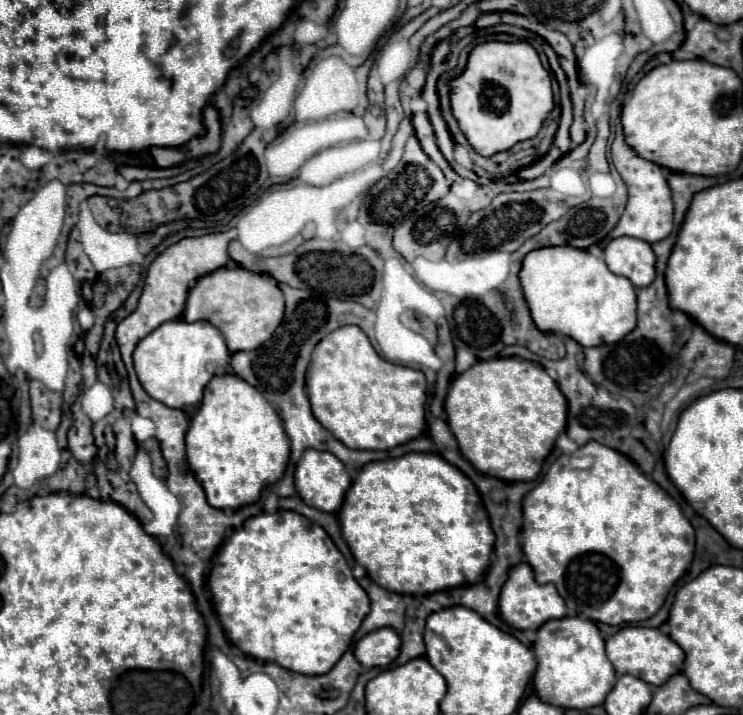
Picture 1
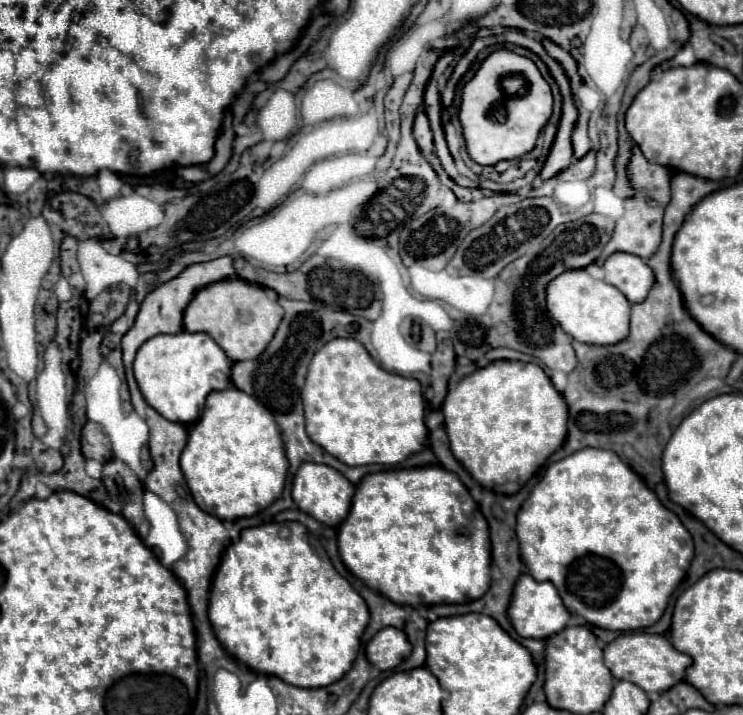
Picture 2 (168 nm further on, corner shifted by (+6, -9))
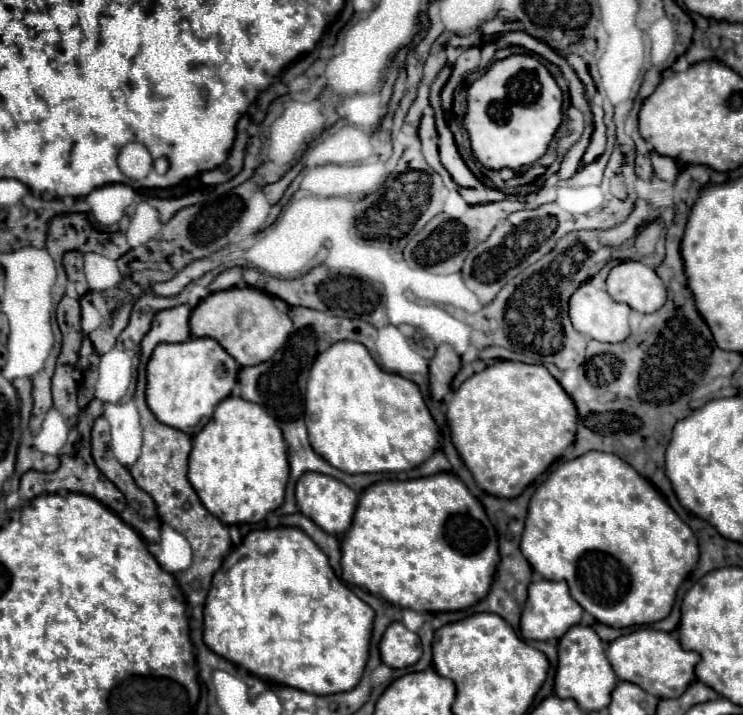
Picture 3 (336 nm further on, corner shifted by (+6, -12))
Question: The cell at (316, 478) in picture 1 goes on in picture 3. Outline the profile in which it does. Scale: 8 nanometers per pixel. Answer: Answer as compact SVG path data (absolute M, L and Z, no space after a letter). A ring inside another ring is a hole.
M305 472L299 480L297 480L297 488L295 488L295 498L297 498L297 506L299 510L311 518L319 528L323 528L329 534L343 534L347 532L347 528L351 526L353 520L353 512L355 512L355 504L357 504L357 494L345 486L343 482L327 476L327 474L319 474L319 472Z

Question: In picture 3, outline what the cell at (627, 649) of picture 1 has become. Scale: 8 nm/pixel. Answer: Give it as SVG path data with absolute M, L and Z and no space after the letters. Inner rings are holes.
M641 628L631 634L619 636L607 648L607 658L617 674L617 678L627 680L643 688L657 698L675 698L685 692L685 688L695 680L695 664L699 662L697 652L687 652L681 648L679 640L661 630Z

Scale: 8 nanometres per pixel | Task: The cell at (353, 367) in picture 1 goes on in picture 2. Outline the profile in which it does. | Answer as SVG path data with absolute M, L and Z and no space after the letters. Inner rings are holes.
M335 339L319 349L319 353L315 353L315 357L311 359L301 397L307 435L311 437L311 441L327 449L327 453L339 457L339 461L347 465L393 465L405 461L409 455L419 453L425 447L429 431L425 427L425 403L419 381L413 377L401 377L383 371L371 359L367 349L359 345L359 341Z

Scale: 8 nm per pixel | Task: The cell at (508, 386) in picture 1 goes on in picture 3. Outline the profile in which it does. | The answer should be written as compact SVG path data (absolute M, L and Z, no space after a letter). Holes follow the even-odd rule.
M497 360L453 392L447 422L451 440L479 488L499 498L515 498L575 440L577 410L547 368Z

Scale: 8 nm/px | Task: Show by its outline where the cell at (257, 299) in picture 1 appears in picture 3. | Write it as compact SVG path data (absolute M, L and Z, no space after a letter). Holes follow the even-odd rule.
M229 288L203 298L189 318L191 336L207 336L217 340L241 366L255 366L269 360L287 340L291 318L277 310L273 298L255 288Z

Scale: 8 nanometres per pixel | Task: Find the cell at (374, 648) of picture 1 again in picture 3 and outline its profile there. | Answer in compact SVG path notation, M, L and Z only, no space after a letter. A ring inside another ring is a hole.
M393 622L379 644L381 660L389 668L405 668L421 658L421 642L415 632L409 632L401 622Z

